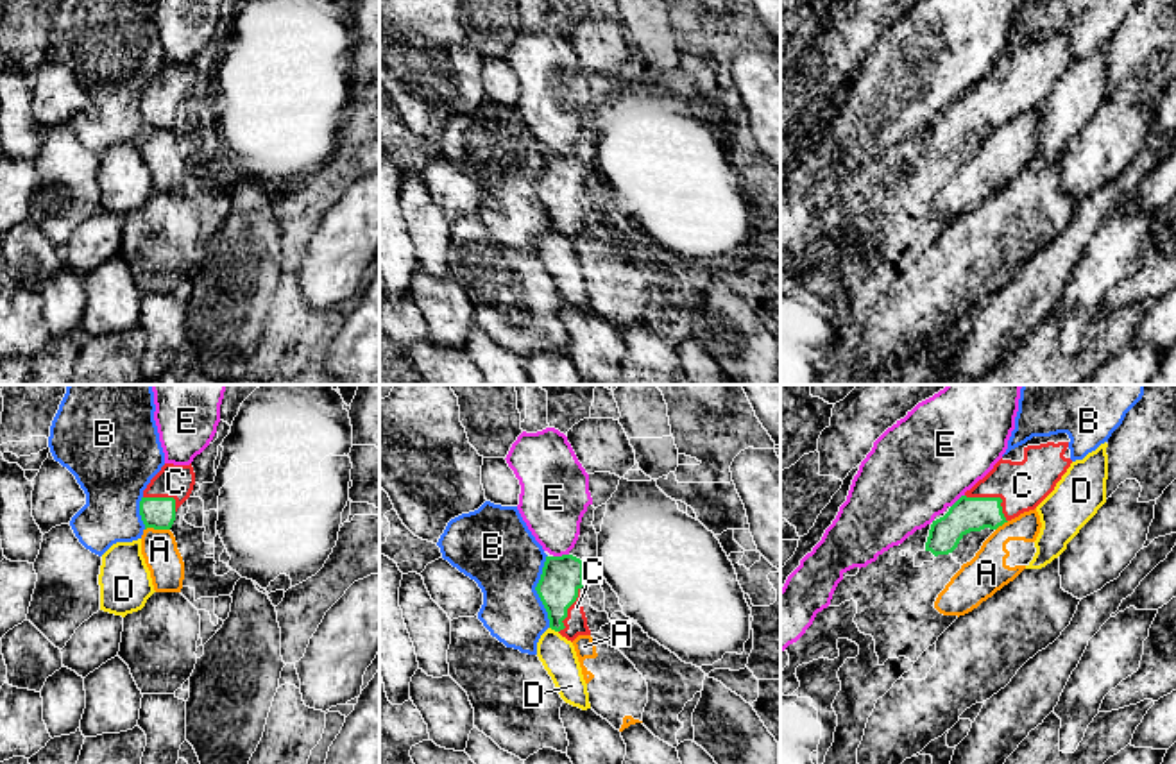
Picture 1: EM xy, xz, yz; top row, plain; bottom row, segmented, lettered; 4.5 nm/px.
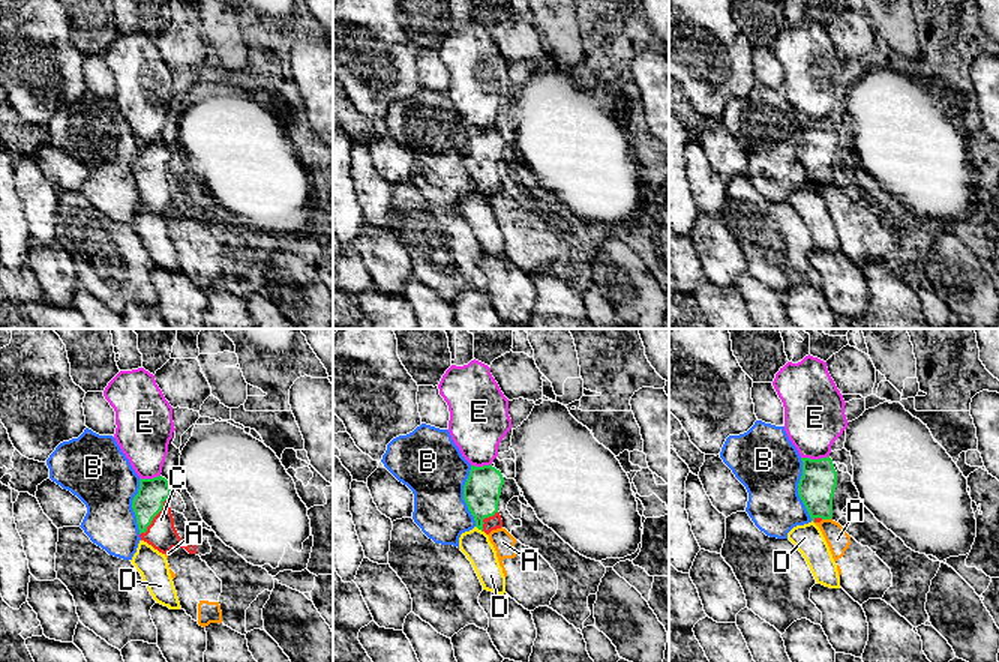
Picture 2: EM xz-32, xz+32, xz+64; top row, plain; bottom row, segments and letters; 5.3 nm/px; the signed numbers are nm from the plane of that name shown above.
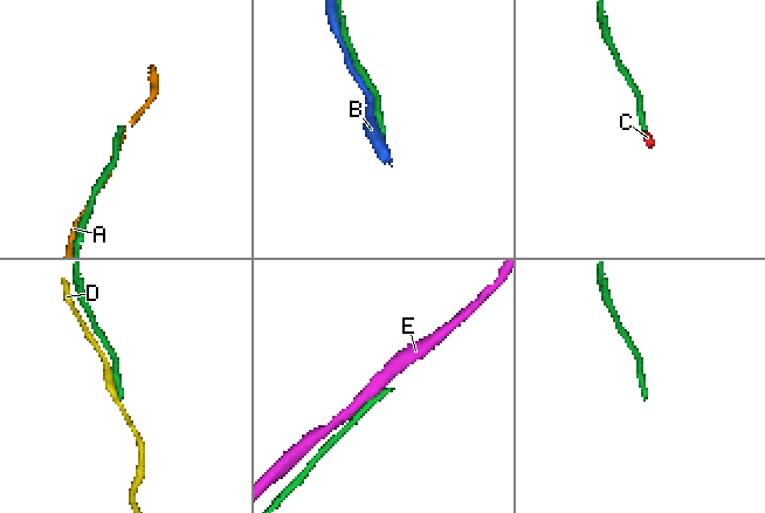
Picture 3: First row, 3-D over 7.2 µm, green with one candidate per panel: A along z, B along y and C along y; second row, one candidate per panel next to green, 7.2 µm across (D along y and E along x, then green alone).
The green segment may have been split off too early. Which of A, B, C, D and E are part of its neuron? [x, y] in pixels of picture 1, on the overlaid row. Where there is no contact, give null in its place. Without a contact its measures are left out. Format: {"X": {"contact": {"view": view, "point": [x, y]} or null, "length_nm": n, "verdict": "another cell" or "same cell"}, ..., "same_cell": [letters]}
{"A": {"contact": {"view": "xy", "point": [156, 528]}, "length_nm": 110, "verdict": "another cell"}, "B": {"contact": {"view": "xz", "point": [536, 589]}, "length_nm": 320, "verdict": "another cell"}, "C": {"contact": {"view": "yz", "point": [994, 498]}, "length_nm": 220, "verdict": "same cell"}, "D": {"contact": {"view": "xz", "point": [553, 628]}, "length_nm": 50, "verdict": "another cell"}, "E": {"contact": {"view": "xz", "point": [562, 555]}, "length_nm": 70, "verdict": "another cell"}, "same_cell": ["C"]}

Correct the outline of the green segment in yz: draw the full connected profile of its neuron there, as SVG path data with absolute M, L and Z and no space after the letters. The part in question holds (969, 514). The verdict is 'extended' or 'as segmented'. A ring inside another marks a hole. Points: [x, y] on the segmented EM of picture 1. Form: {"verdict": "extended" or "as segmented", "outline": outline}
{"verdict": "extended", "outline": "M1069 435L1033 437L1004 454L949 512L933 521L925 551L952 553L970 531L997 530L1035 510L1070 467Z"}

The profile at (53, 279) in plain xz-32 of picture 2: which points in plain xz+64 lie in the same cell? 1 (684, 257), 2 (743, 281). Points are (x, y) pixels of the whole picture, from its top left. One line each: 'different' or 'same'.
1: different
2: different

